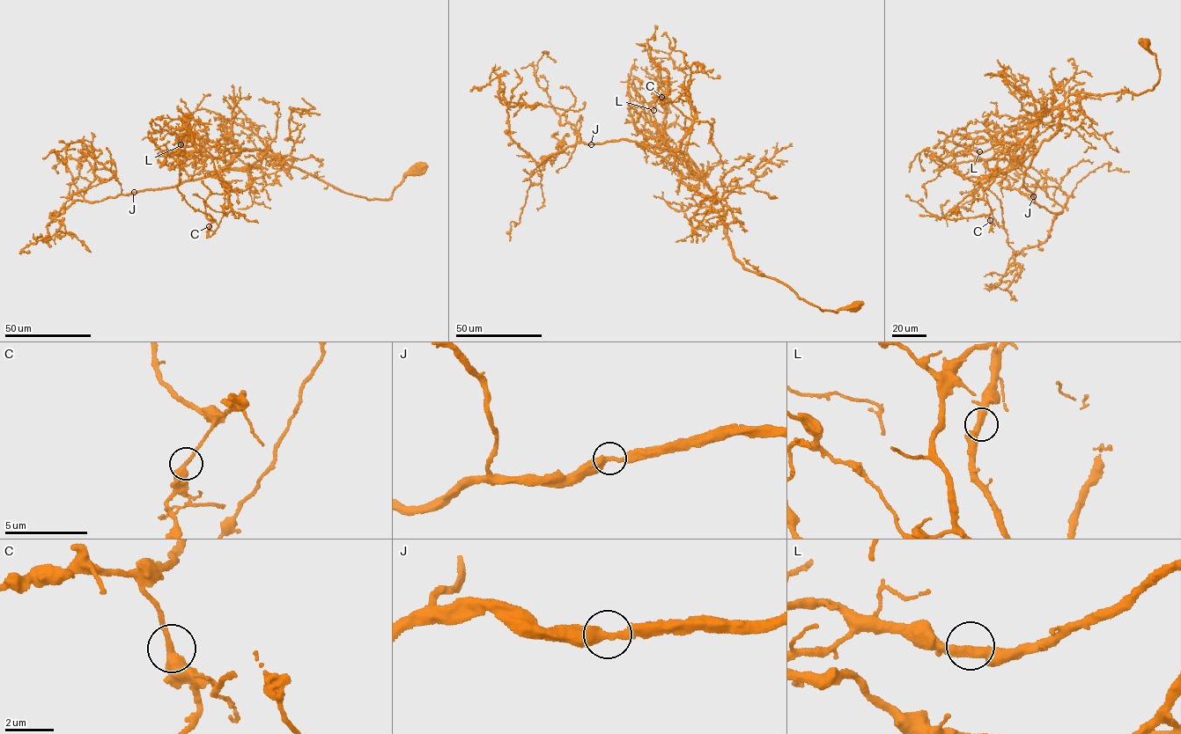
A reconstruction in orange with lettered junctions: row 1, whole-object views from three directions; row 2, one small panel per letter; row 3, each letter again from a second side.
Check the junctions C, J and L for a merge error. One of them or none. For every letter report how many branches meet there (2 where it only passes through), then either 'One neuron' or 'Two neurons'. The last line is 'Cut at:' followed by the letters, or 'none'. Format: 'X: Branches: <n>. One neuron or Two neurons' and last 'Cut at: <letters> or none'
C: Branches: 2. One neuron
J: Branches: 2. One neuron
L: Branches: 2. One neuron
Cut at: none

